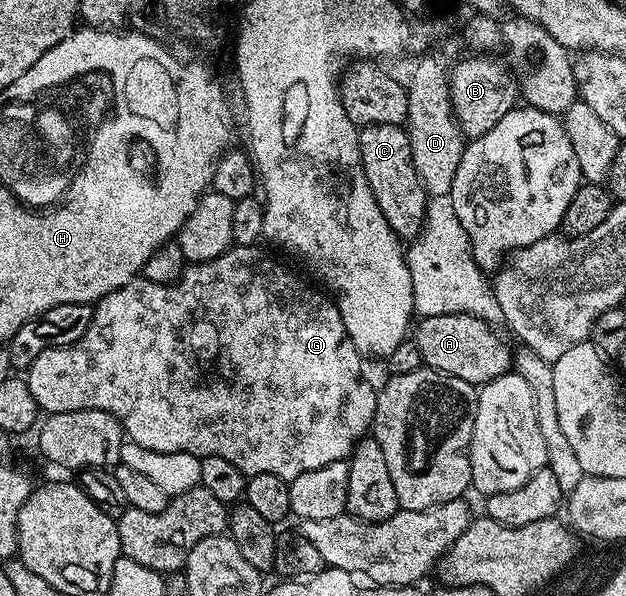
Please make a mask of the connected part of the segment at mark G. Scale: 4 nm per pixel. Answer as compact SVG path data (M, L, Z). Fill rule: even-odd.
M259 244L255 245L237 245L225 248L221 257L212 257L209 261L200 261L197 265L189 264L181 273L180 277L174 283L163 285L154 281L145 279L135 279L126 283L124 286L118 287L117 290L110 291L105 297L99 298L95 302L92 311L92 321L88 324L88 329L84 334L72 342L70 345L63 347L53 347L47 349L42 355L38 355L38 359L34 361L32 366L26 371L26 380L30 391L36 399L37 406L45 414L65 413L66 411L78 411L79 409L101 409L106 411L112 417L115 417L121 430L126 434L127 440L138 443L142 447L146 447L150 451L182 451L183 453L193 453L196 457L221 457L222 459L230 459L230 463L234 463L234 467L238 467L245 475L254 473L269 473L270 475L278 475L284 481L293 481L298 475L302 475L306 471L314 471L318 467L326 467L326 463L334 463L335 461L343 461L351 458L356 452L357 444L364 440L366 434L372 428L372 416L376 410L377 386L372 386L372 381L368 378L368 373L364 370L365 354L360 352L355 343L348 338L346 327L342 323L342 315L340 309L336 306L335 300L327 292L321 291L319 288L311 289L294 270L288 265L283 265L276 257L271 257L267 253L267 248L260 249Z

